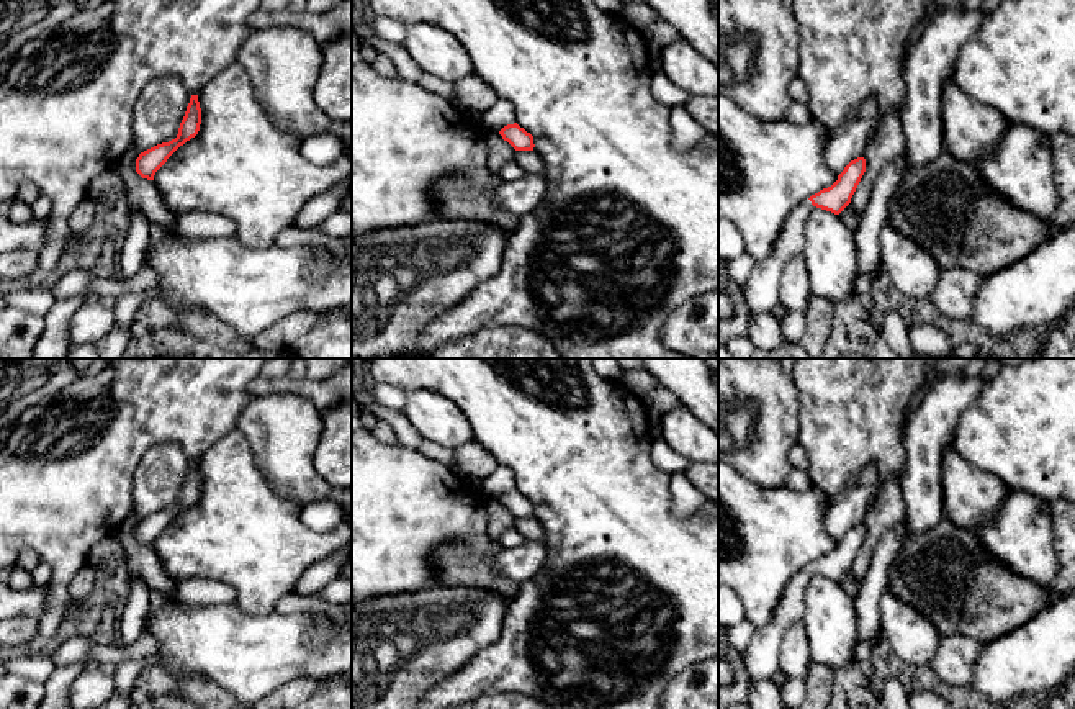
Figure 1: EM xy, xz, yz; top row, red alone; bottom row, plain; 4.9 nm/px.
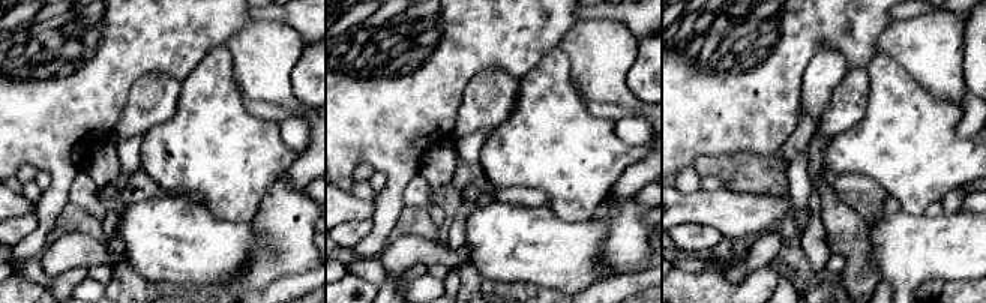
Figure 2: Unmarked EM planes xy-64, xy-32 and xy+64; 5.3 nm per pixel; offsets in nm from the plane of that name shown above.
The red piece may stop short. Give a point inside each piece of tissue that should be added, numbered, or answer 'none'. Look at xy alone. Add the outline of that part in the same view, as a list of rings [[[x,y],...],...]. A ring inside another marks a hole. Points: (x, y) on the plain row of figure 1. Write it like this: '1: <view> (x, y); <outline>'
none

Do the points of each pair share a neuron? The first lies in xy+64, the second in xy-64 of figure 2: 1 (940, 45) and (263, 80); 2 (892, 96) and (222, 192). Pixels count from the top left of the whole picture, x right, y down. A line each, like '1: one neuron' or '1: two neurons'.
1: one neuron
2: one neuron

